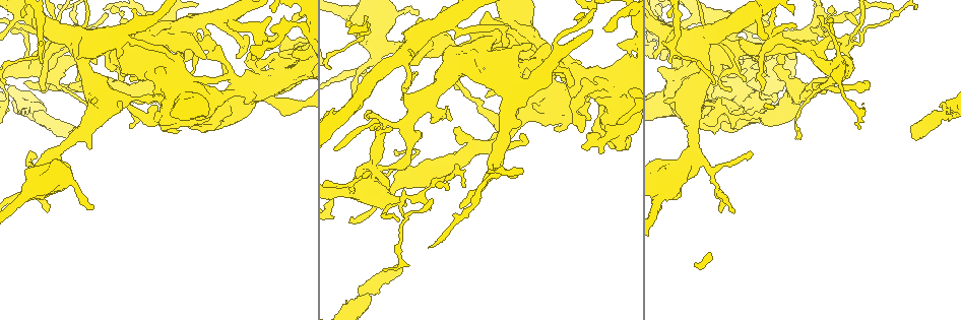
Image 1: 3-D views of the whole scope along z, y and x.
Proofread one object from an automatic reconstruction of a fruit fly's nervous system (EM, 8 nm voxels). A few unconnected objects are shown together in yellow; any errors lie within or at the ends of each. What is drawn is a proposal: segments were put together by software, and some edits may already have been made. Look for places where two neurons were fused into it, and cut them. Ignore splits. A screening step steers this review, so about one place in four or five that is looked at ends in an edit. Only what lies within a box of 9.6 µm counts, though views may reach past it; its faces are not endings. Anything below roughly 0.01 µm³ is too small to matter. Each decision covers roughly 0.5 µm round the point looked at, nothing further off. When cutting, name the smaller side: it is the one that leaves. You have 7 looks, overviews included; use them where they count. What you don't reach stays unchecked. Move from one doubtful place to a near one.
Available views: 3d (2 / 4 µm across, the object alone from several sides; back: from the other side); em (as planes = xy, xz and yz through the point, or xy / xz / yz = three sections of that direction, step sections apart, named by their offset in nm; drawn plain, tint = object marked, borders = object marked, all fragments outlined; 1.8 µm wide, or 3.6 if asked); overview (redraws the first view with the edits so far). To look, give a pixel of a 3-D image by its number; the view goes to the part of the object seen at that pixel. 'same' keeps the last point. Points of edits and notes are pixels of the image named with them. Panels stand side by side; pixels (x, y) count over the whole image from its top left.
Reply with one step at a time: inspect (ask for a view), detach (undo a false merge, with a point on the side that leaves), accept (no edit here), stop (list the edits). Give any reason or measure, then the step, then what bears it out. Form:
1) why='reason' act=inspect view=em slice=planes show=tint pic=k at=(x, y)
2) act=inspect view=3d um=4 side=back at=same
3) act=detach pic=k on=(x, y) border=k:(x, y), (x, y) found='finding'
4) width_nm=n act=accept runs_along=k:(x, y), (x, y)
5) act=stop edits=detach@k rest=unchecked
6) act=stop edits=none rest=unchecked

why='sharp bend' act=inspect view=em slice=xy step=8 show=tint pic=1 at=(525, 69)

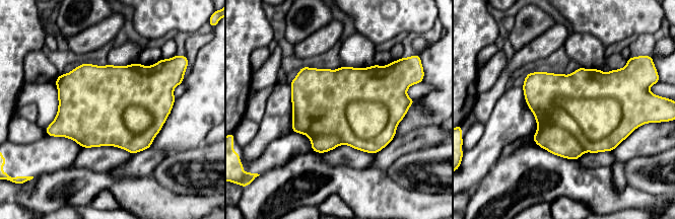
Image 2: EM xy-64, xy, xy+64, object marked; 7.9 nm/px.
act=inspect view=em slice=planes show=borders at=same

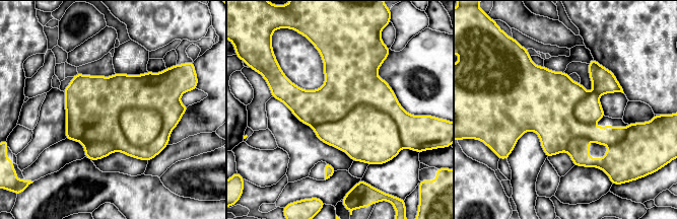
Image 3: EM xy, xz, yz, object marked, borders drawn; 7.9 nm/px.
act=accept found='continuous, no second neuron'

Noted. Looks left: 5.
act=inspect view=3d um=4 pic=1 at=(155, 28)

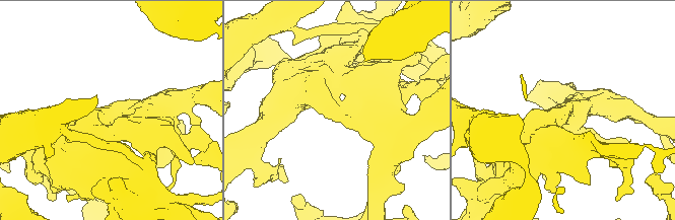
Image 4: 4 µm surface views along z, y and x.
act=inspect view=em slice=planes show=tint pic=4 at=(112, 113)

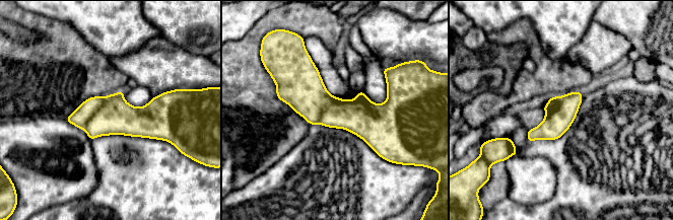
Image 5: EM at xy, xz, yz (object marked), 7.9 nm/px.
act=accept found='all the same neuron'

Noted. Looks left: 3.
why='closes a loop' act=inspect view=em slice=planes show=tint pic=1 at=(59, 52)

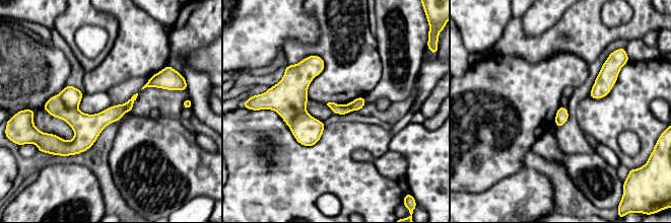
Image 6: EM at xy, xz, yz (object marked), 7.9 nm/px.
act=detach pic=6 on=(87, 128) found='two neurons meet here'

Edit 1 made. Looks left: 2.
act=stop edits=detach@6 rest=unchecked

